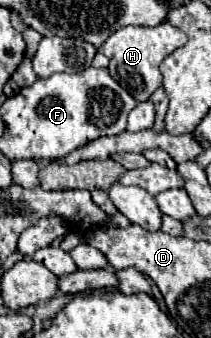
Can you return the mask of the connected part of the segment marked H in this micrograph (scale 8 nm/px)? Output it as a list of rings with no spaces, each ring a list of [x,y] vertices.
[[[160,23],[156,27],[122,27],[112,33],[98,51],[102,51],[110,59],[110,75],[130,91],[136,101],[148,101],[150,95],[162,85],[162,75],[158,65],[164,57],[168,57],[174,49],[186,43],[186,33],[170,23]]]

